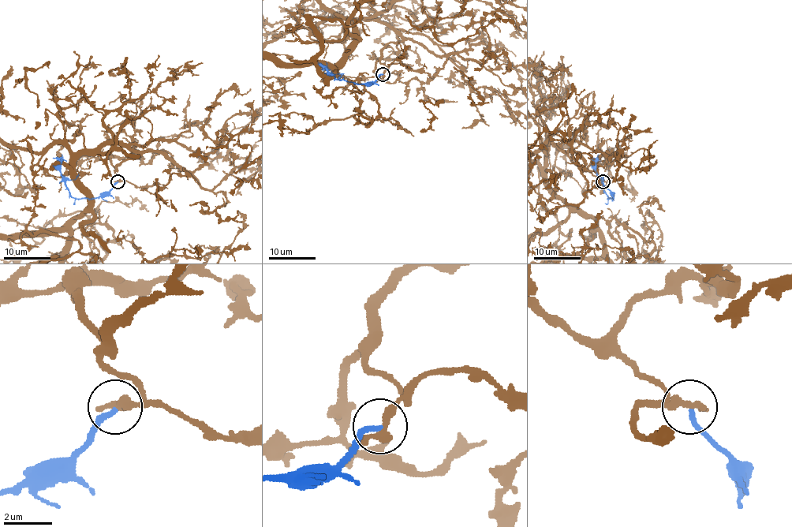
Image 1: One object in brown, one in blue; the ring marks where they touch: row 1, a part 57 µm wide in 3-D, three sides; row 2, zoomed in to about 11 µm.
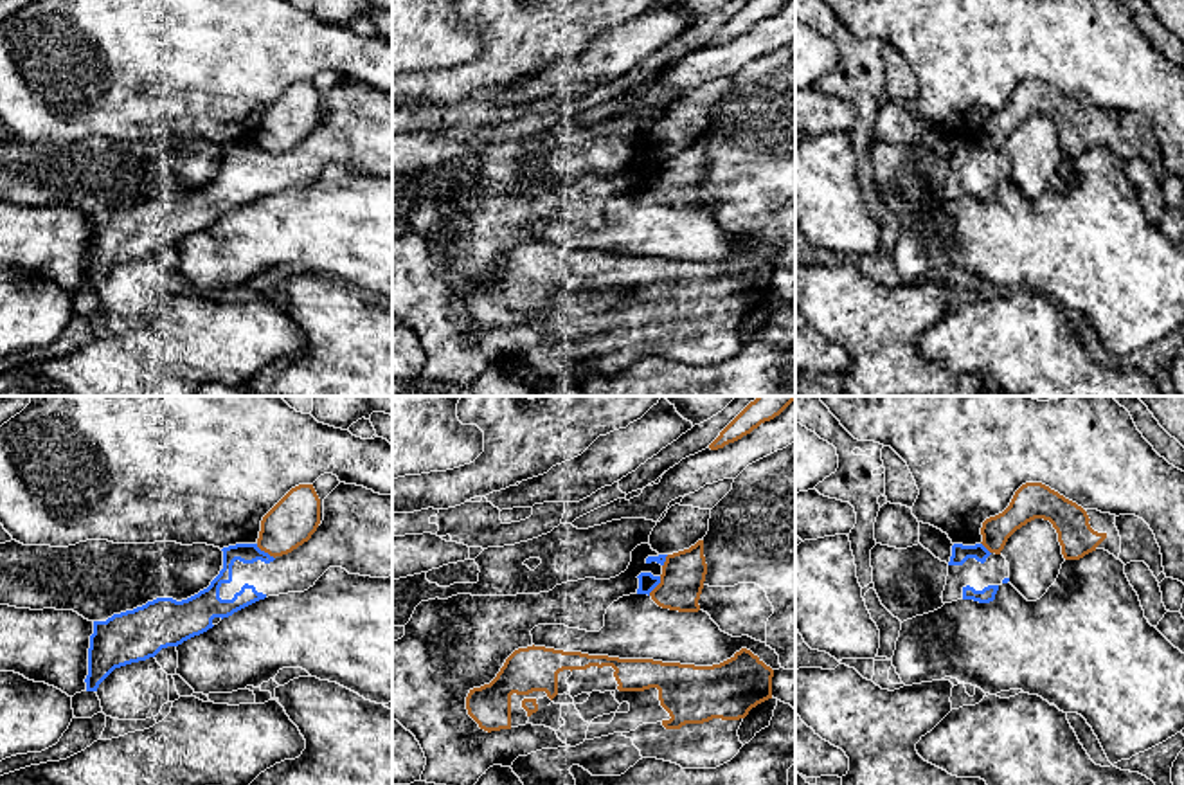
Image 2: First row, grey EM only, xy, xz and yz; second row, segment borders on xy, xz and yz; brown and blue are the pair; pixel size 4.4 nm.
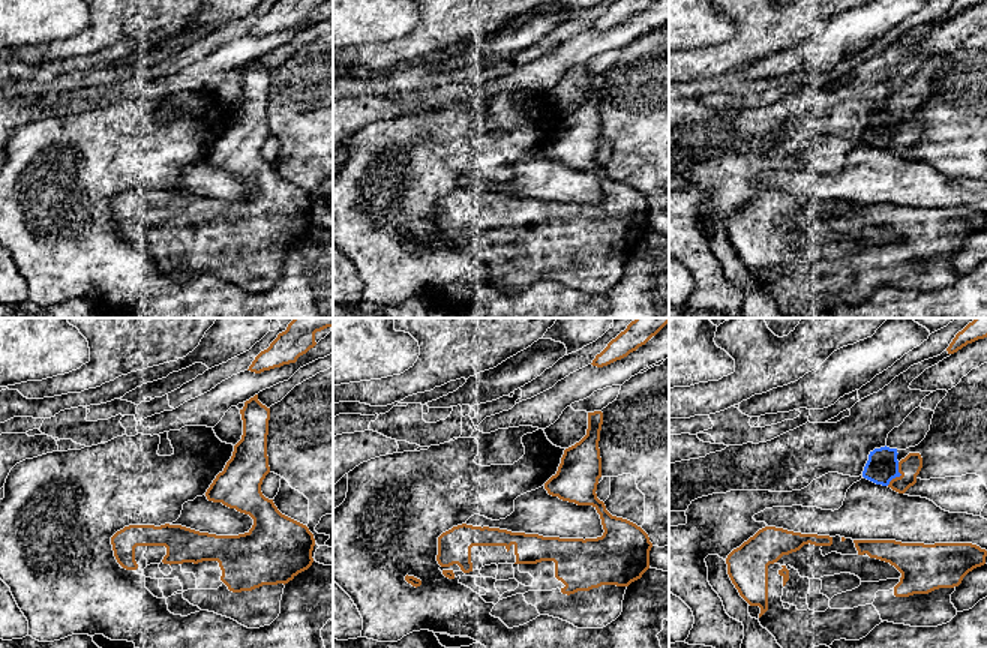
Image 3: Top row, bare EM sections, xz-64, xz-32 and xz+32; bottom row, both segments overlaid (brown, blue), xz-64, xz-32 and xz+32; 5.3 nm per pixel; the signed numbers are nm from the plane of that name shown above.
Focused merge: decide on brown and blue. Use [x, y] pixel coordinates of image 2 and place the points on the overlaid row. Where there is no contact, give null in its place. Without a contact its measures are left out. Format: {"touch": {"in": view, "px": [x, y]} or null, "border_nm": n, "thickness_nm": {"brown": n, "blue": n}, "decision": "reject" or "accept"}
{"touch": {"in": "xy", "px": [265, 551]}, "border_nm": 110, "thickness_nm": {"brown": 220, "blue": 90}, "decision": "reject"}

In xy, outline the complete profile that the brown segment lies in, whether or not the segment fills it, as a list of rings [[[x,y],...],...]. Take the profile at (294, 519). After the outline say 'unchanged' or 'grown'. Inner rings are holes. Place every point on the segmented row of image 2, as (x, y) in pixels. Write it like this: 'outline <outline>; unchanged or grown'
outline [[[313,484],[292,488],[261,520],[257,547],[283,556],[311,538],[320,524],[320,499]]]; unchanged

